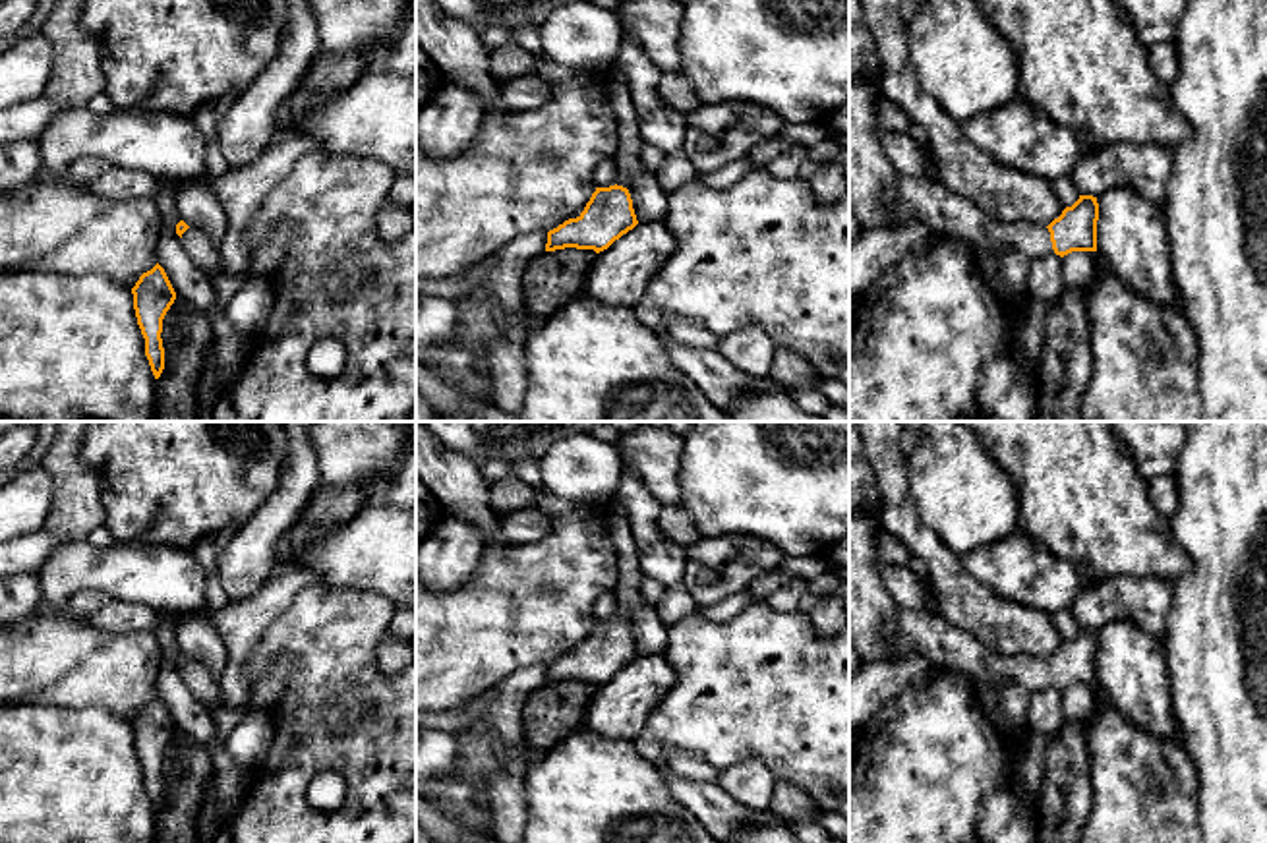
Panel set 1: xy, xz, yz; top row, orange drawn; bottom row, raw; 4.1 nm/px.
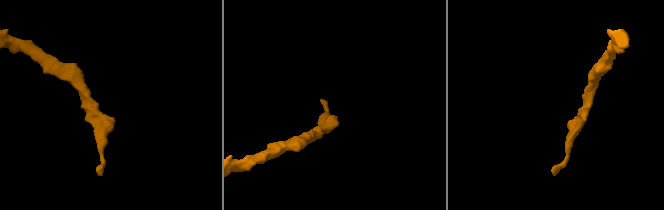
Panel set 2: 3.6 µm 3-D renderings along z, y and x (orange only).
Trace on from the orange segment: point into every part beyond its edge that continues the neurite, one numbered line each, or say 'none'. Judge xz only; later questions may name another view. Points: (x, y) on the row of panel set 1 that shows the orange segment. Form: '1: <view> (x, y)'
1: xz (627, 157)

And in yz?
1: yz (873, 182)

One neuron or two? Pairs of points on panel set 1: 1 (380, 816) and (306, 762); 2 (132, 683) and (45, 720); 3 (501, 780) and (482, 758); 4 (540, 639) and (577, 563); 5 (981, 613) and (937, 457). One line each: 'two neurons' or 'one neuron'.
1: one neuron
2: two neurons
3: two neurons
4: one neuron
5: two neurons

